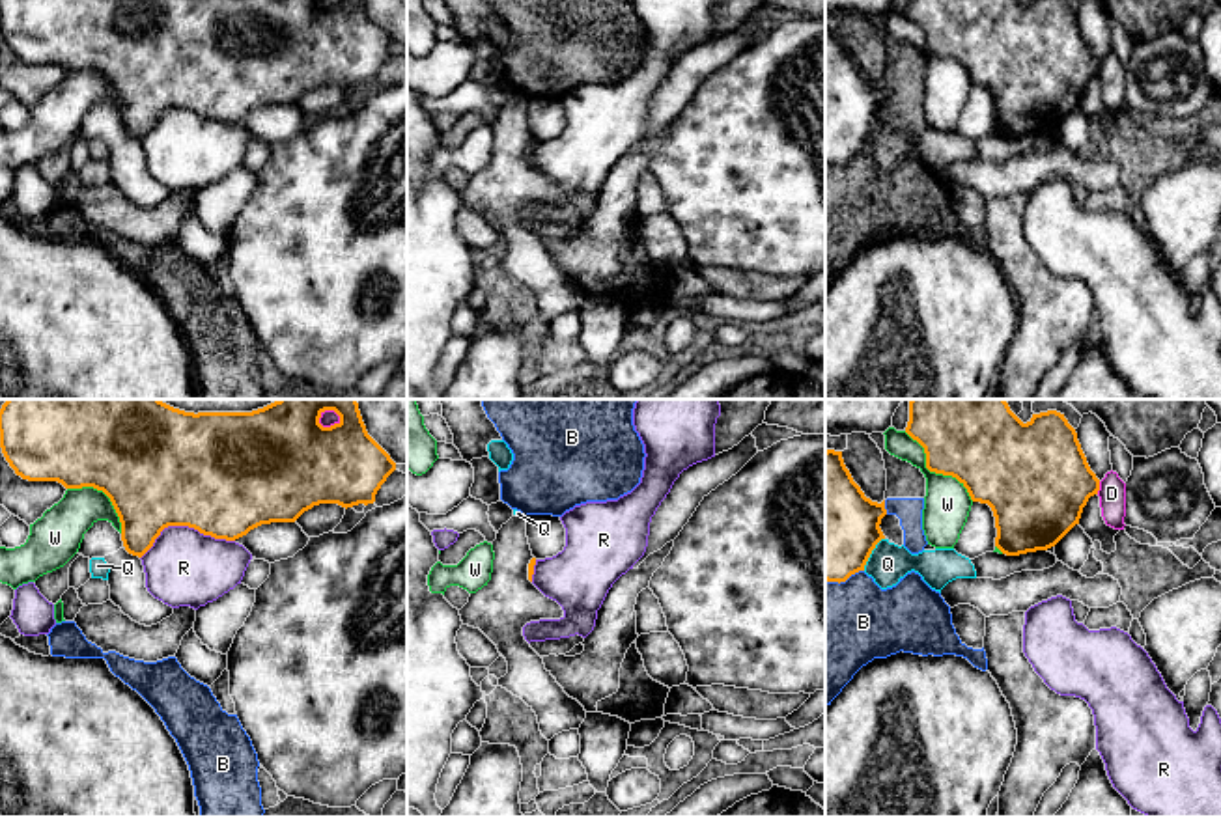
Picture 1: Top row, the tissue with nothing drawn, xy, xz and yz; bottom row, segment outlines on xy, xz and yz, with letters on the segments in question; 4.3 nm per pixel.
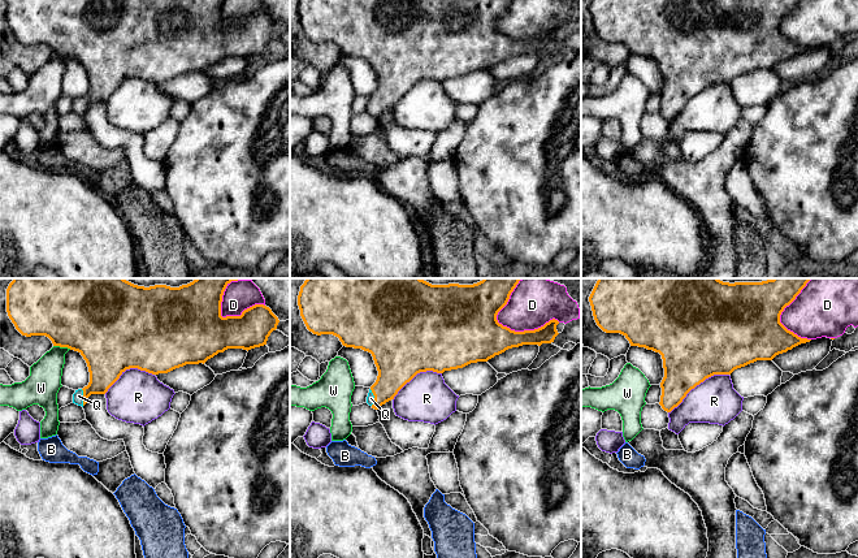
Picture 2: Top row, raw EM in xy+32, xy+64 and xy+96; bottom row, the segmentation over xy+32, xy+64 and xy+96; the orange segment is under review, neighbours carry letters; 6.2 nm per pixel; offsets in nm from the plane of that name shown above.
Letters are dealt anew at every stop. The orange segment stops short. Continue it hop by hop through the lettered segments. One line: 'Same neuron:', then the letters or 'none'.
Same neuron: Q

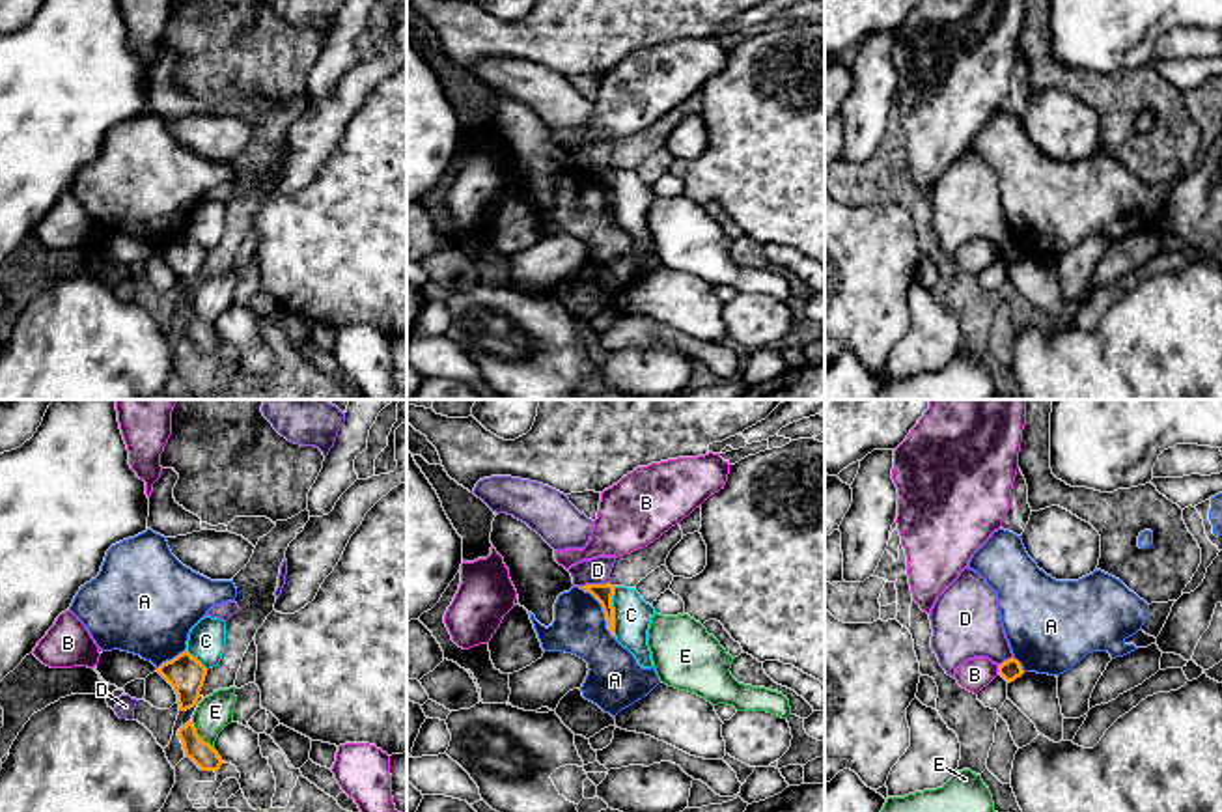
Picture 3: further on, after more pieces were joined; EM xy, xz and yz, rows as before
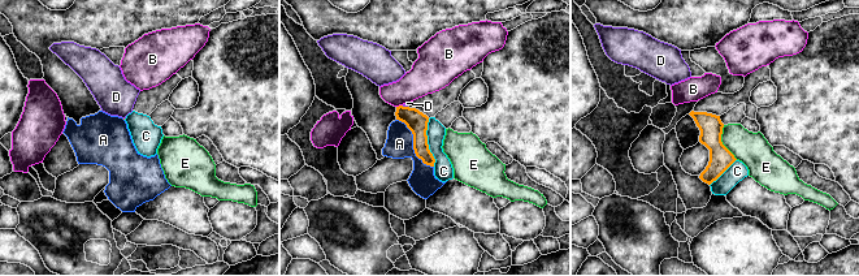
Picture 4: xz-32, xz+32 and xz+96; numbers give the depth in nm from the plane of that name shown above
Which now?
Same neuron: none

